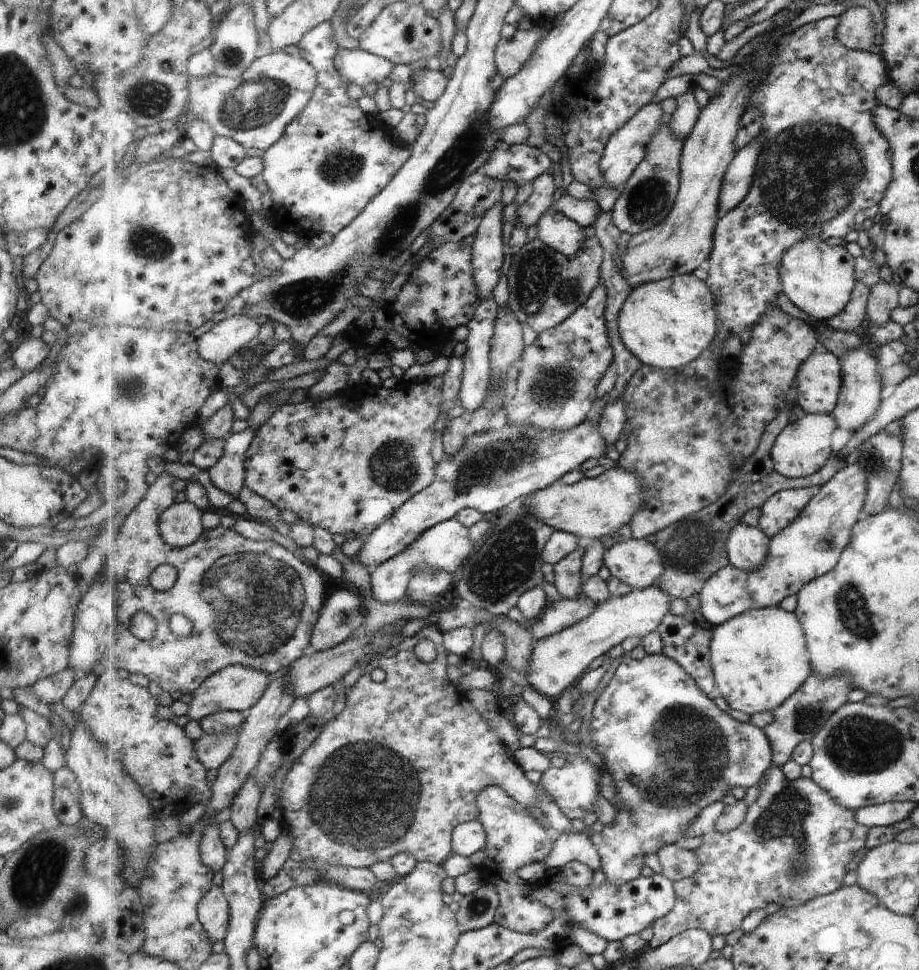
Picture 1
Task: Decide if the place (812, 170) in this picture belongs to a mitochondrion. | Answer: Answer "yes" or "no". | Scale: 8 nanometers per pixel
yes

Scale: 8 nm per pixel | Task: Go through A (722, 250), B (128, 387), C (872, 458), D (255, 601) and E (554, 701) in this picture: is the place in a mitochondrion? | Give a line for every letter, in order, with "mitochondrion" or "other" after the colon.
A: other
B: mitochondrion
C: mitochondrion
D: mitochondrion
E: other

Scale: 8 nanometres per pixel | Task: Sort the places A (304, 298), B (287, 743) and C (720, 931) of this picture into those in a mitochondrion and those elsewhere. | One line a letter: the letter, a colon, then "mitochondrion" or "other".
A: mitochondrion
B: other
C: other

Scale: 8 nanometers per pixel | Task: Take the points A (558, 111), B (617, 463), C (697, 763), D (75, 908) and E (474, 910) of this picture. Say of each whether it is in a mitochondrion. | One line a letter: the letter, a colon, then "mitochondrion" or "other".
A: other
B: other
C: mitochondrion
D: mitochondrion
E: mitochondrion

